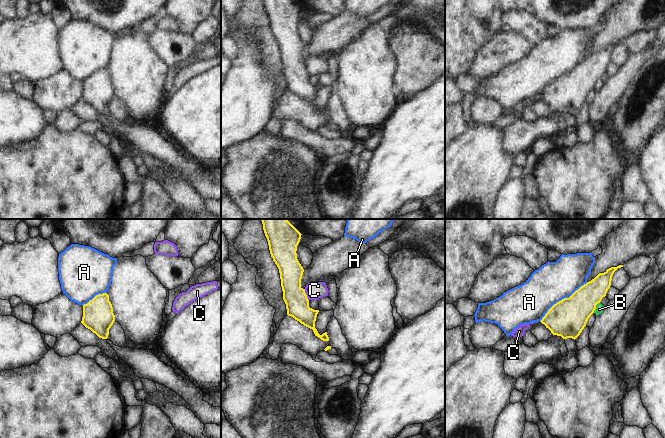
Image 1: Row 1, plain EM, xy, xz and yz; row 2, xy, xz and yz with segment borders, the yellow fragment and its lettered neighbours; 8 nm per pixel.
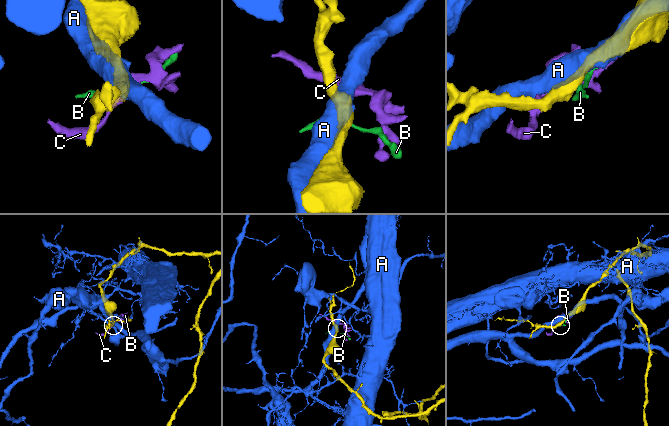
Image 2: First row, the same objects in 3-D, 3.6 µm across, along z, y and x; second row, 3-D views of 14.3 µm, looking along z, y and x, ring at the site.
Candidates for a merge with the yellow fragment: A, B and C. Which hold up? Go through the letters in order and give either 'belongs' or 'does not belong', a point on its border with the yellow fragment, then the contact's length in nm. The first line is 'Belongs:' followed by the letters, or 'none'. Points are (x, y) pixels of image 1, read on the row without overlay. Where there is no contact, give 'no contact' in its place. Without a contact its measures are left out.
Belongs: none
A: does not belong; contact yz (562, 75); length 500 nm
B: does not belong; contact yz (595, 83); length 100 nm
C: does not belong; contact xz (306, 71); length 100 nm

